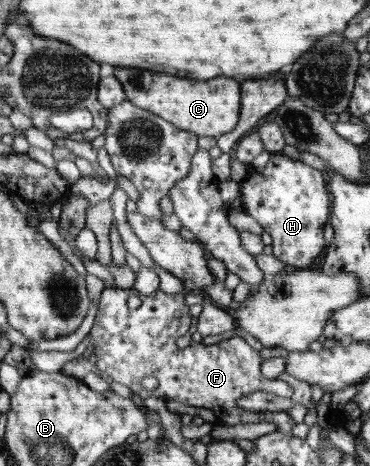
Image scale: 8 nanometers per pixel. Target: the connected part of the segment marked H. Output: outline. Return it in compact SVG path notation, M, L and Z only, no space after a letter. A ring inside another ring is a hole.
M270 153L265 168L261 172L256 169L256 172L249 178L246 177L239 186L243 196L243 210L270 235L273 256L299 270L317 267L315 260L325 253L328 246L323 237L323 226L330 220L332 207L332 196L327 189L327 174L283 153Z

